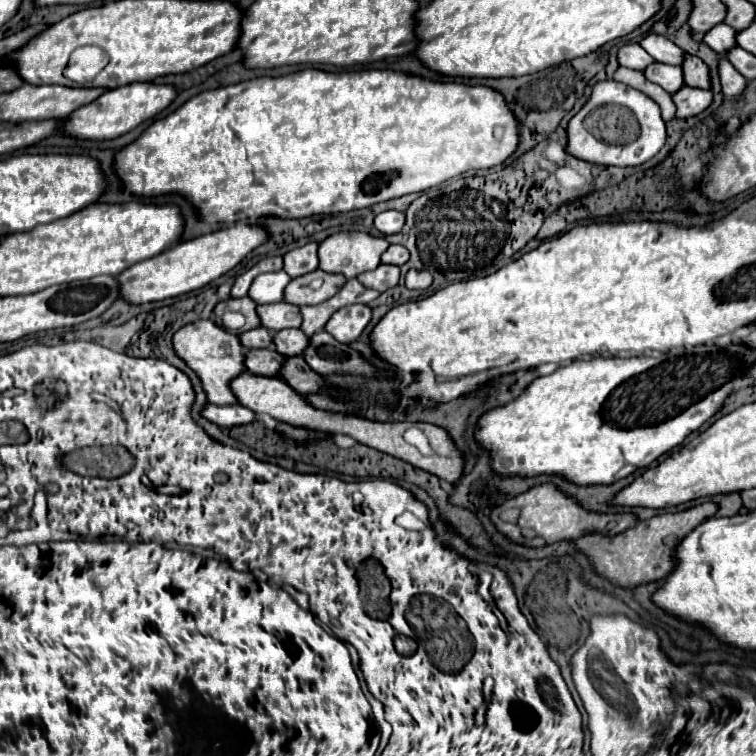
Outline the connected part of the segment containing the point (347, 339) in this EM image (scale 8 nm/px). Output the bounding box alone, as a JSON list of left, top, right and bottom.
[325,305,373,343]

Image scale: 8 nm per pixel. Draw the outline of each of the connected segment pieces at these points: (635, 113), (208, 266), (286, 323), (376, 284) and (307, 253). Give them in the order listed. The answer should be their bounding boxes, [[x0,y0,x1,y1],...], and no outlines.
[[567,79,667,167],[117,223,269,305],[257,303,301,331],[357,265,401,291],[283,243,319,277]]

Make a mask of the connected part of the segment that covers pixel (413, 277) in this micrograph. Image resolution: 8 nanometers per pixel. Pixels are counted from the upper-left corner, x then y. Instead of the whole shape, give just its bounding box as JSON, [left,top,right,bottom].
[405,269,433,289]

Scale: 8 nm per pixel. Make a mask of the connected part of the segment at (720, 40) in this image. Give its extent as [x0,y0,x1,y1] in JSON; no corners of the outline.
[705,23,737,53]

